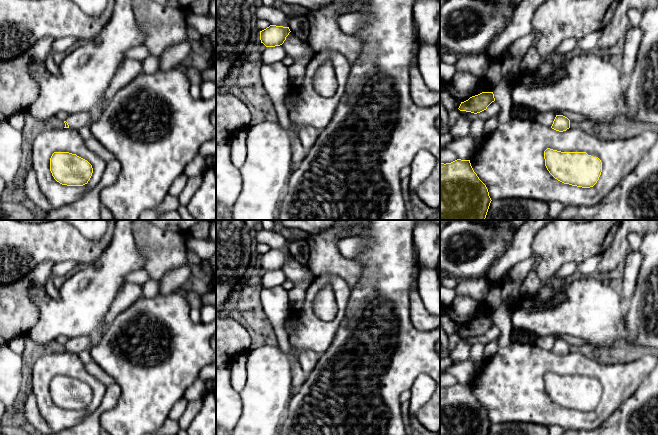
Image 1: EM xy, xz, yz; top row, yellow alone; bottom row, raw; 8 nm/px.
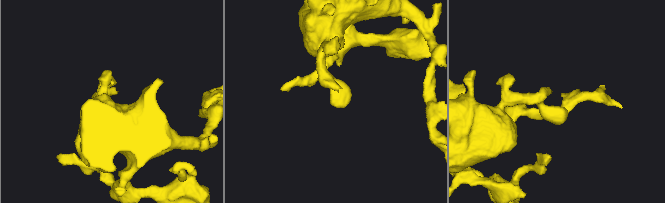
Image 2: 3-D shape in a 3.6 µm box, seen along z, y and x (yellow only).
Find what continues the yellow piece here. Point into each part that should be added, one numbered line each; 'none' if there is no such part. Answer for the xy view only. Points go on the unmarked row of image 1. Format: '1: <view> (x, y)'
1: xy (75, 345)

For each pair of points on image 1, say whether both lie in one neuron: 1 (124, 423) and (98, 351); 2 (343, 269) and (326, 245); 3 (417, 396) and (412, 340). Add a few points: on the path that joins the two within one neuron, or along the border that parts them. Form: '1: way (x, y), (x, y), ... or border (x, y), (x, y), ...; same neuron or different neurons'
1: way (128, 405), (128, 381), (116, 369); same neuron
2: way (337, 263), (326, 251); same neuron
3: border (429, 375), (420, 374), (409, 389); different neurons

